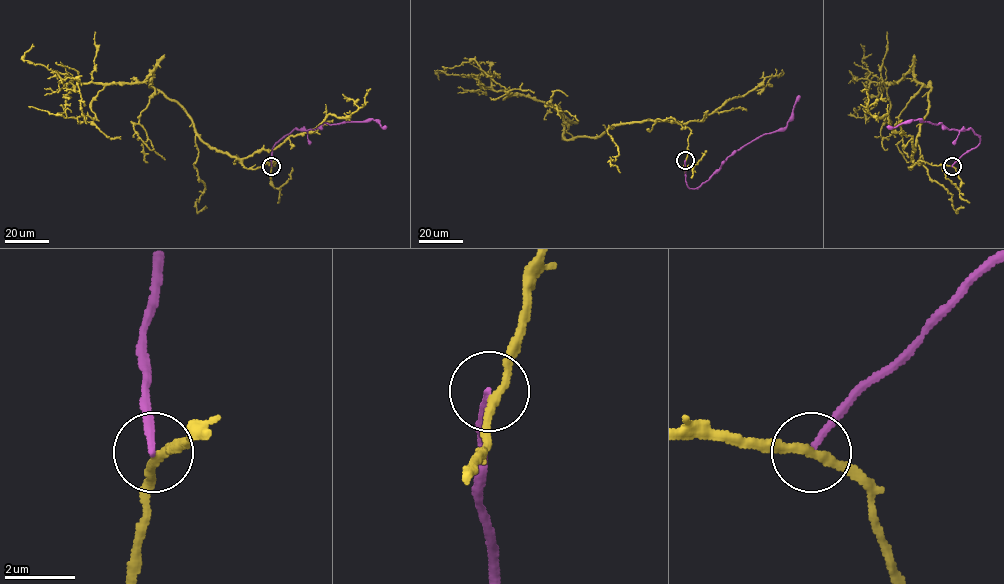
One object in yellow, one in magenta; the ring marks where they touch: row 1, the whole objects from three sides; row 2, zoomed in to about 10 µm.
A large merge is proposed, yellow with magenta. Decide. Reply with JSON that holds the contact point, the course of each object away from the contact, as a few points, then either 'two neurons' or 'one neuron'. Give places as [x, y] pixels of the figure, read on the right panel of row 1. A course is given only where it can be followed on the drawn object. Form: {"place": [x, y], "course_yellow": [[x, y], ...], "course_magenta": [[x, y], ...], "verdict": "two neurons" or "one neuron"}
{"place": [952, 166], "course_yellow": [[951, 166], [910, 169], [931, 90], [911, 68], [885, 85], [884, 119], [856, 117], [858, 106]], "course_magenta": [[951, 166], [980, 143], [980, 137], [971, 128], [949, 130], [941, 123], [918, 119], [894, 127], [886, 126]], "verdict": "two neurons"}

